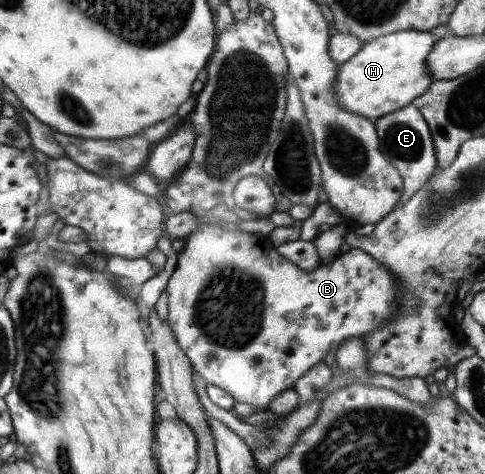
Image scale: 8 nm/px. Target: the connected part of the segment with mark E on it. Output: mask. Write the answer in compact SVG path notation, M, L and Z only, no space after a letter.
M412 104L381 116L376 120L375 128L381 143L382 156L398 169L403 180L403 195L396 208L402 206L435 173L437 168L435 146L423 114Z

